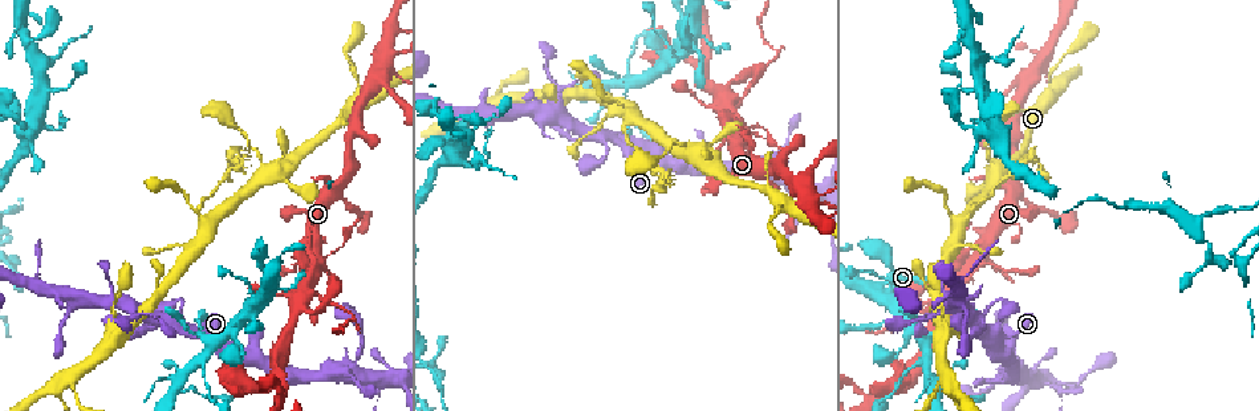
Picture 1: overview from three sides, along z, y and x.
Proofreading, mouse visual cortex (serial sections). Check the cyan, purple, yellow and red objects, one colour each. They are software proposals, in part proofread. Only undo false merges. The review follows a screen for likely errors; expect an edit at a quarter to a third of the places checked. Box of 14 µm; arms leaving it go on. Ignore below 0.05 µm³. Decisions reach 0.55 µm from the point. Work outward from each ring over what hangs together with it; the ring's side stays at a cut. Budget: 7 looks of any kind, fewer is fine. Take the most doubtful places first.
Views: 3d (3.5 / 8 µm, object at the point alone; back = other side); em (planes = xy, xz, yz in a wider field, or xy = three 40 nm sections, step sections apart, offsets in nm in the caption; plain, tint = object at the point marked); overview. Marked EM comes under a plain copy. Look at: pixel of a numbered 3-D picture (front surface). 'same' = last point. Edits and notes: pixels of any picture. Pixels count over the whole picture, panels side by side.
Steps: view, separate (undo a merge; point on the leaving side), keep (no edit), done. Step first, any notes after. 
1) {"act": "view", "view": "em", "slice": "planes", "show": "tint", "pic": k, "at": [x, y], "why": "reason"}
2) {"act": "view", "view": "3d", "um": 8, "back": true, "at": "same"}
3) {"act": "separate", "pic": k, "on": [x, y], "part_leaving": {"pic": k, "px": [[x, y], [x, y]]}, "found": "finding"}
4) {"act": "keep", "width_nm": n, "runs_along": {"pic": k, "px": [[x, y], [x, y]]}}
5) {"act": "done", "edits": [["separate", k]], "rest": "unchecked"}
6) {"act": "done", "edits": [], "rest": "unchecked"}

{"act": "view", "view": "em", "slice": "xy", "step": 1, "show": "tint", "pic": 1, "at": [634, 118], "why": "four arms meet"}

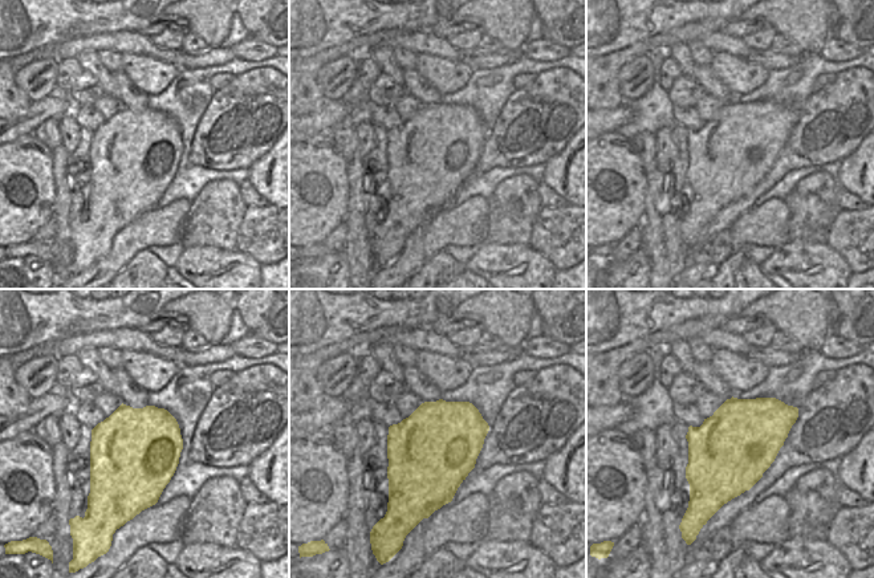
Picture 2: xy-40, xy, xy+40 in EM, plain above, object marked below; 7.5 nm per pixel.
{"act": "view", "view": "3d", "um": 3.5, "back": true, "at": "same", "why": "see where the arms go"}

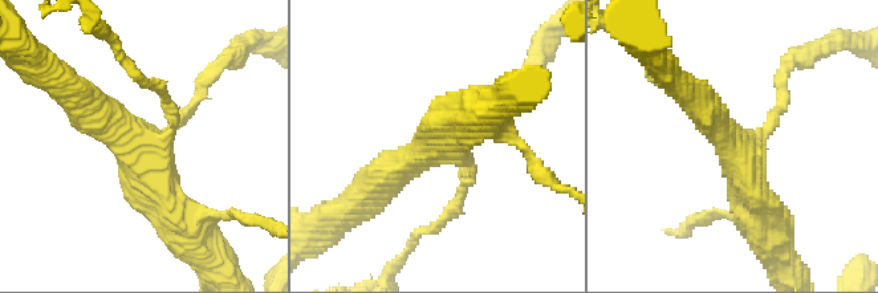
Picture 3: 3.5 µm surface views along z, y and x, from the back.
{"act": "separate", "pic": 3, "on": [459, 196], "arm_widths_nm": [150, 200, 400, 450], "part_leaving": {"pic": 3, "px": [[471, 165], [459, 206], [414, 243]]}, "found": "two cells meet here"}

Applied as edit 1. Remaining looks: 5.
{"act": "view", "view": "overview"}

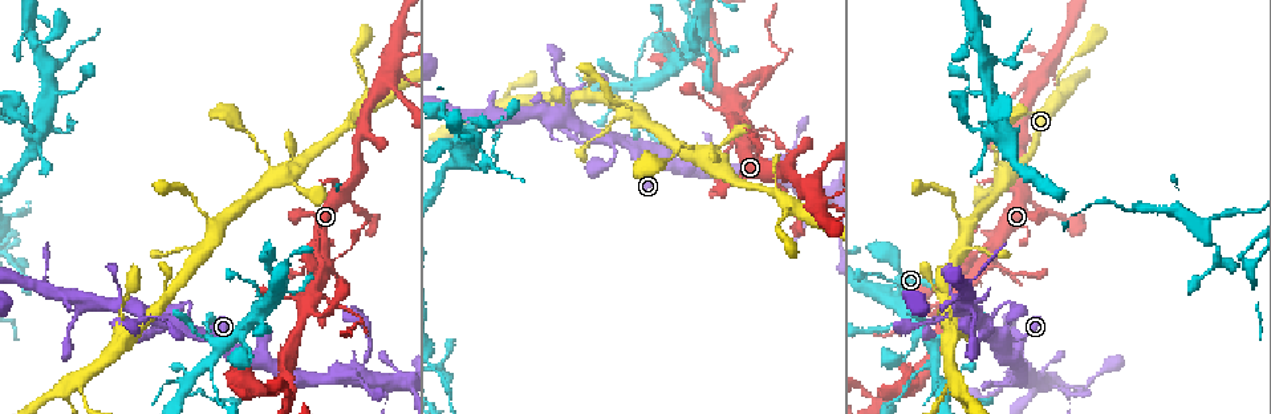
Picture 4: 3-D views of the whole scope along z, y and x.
{"act": "view", "view": "3d", "um": 3.5, "pic": 4, "at": [259, 313], "why": "calibre changes"}

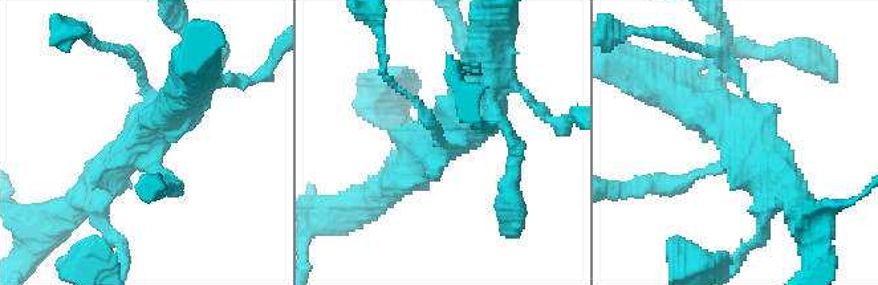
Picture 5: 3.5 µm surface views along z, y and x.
{"act": "view", "view": "em", "slice": "xy", "step": 5, "show": "tint", "pic": 5, "at": [743, 135]}

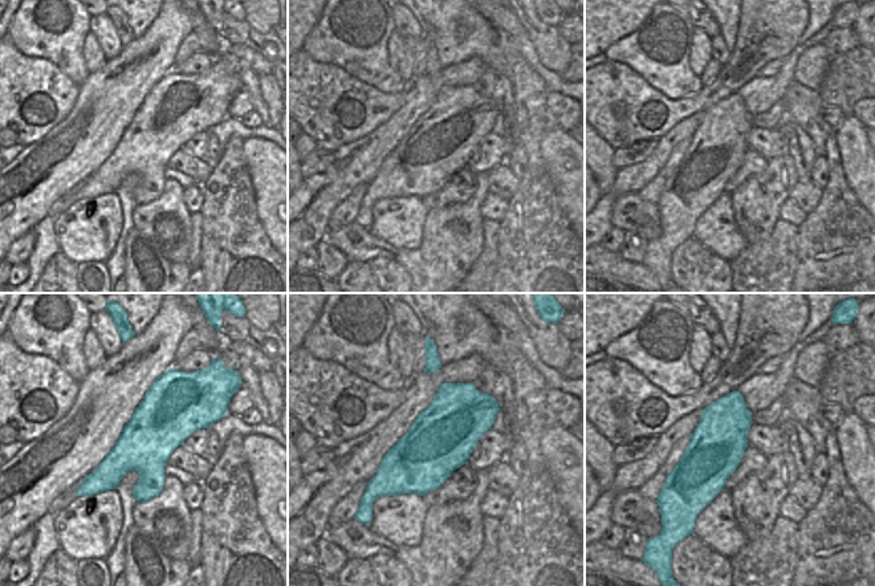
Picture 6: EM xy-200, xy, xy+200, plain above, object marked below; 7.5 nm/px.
{"act": "keep", "width_nm": 500, "runs_along": {"pic": 5, "px": [[192, 72], [192, 96], [86, 194]]}, "found": "one cell here"}

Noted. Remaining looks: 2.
{"act": "view", "view": "3d", "um": 3.5, "pic": 4, "at": [627, 77], "why": "thick turns thin"}

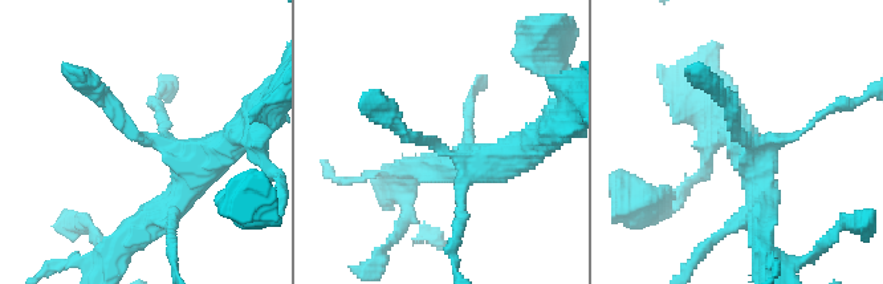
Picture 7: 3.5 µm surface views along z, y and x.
{"act": "view", "view": "em", "slice": "planes", "show": "tint", "pic": 7, "at": [443, 152], "why": "now the EM"}

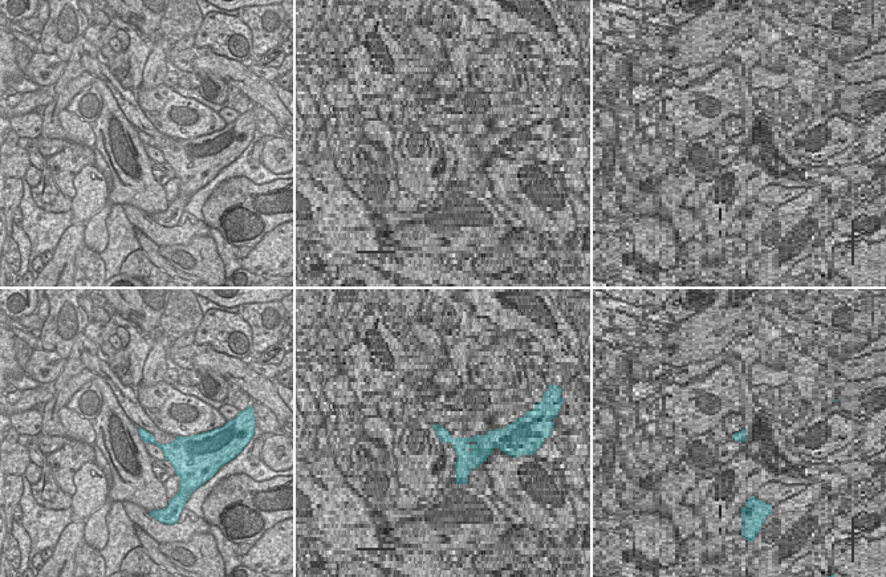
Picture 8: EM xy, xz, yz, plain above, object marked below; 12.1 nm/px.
{"act": "keep", "width_nm": 130, "runs_along": {"pic": 7, "px": [[220, 149], [200, 165], [143, 141], [86, 84]]}, "found": "one cell here"}

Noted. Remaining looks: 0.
{"act": "done", "edits": [["separate", 3]], "rest": "unchecked"}

